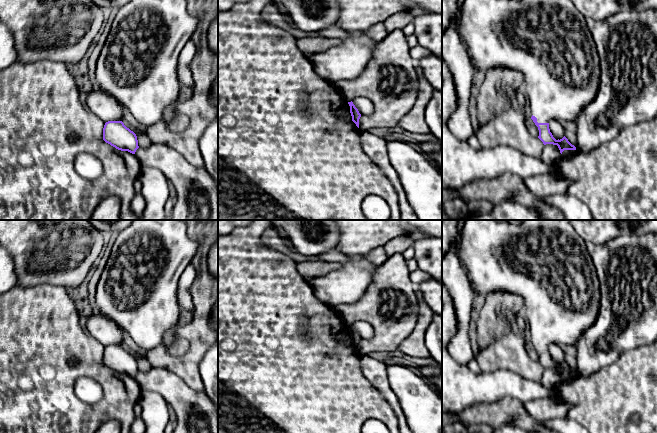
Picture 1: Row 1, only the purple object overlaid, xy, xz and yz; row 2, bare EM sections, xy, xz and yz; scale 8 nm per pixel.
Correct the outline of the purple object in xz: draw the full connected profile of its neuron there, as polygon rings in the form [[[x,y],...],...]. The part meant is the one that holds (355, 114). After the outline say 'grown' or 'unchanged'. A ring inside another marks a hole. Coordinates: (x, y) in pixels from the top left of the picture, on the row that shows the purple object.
[[[348,102],[350,106],[350,113],[352,116],[352,121],[356,124],[356,126],[359,128],[359,119],[361,117],[361,114],[359,113],[358,109],[355,107],[353,102]]] | unchanged

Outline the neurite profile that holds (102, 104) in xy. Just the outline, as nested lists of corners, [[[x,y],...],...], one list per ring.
[[[102,89],[90,90],[86,99],[86,107],[104,123],[122,121],[123,110],[125,109],[110,93]]]

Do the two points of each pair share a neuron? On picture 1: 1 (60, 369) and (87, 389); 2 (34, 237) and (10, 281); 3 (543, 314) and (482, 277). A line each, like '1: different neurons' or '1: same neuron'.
1: different neurons
2: different neurons
3: same neuron

